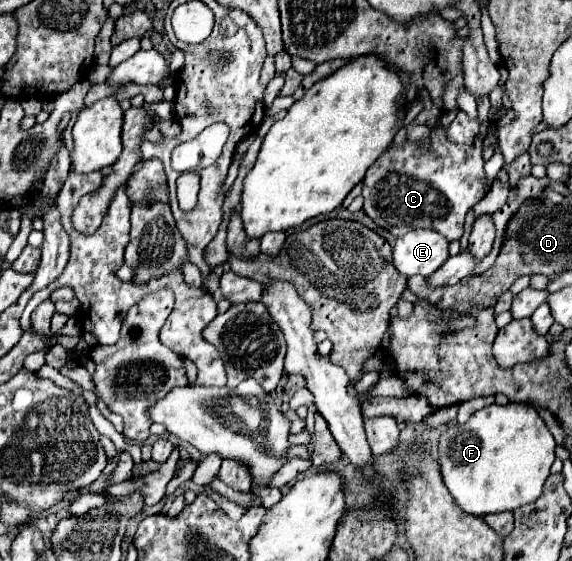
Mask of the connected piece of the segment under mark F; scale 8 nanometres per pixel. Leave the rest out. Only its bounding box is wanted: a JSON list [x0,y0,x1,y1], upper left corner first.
[439,404,555,514]

